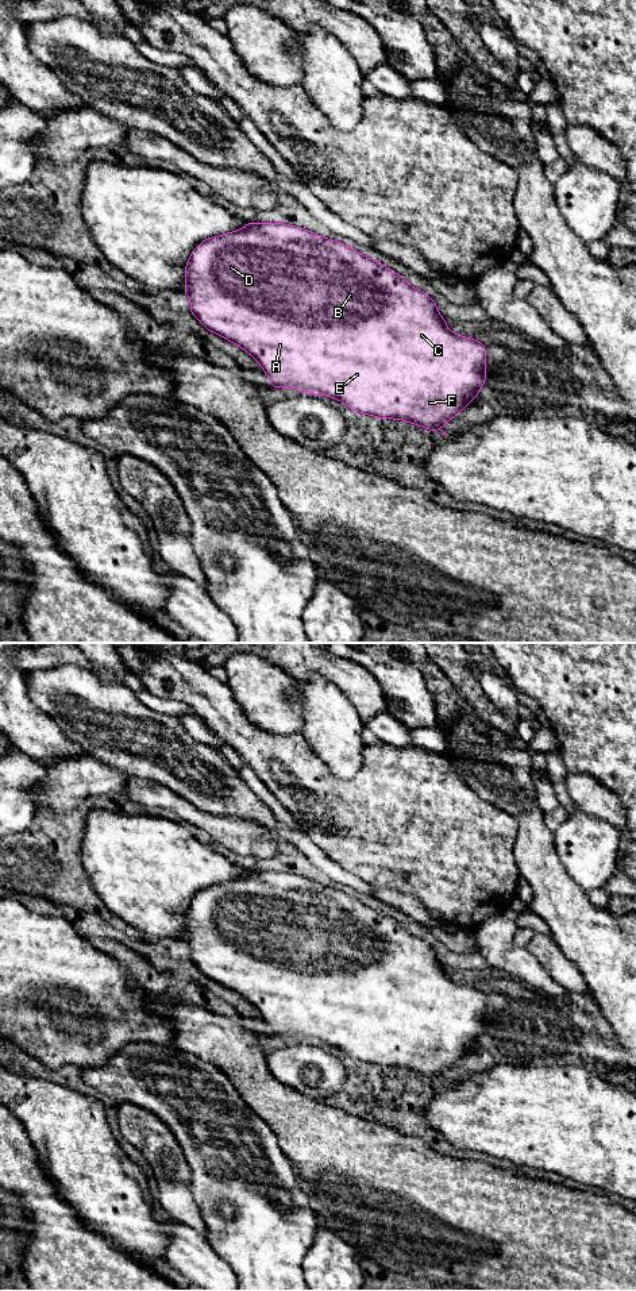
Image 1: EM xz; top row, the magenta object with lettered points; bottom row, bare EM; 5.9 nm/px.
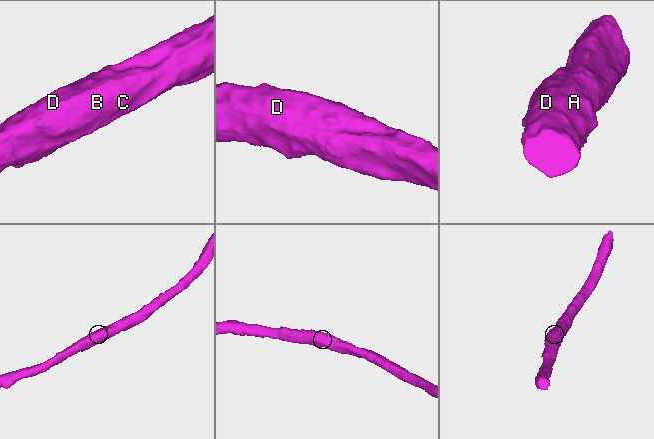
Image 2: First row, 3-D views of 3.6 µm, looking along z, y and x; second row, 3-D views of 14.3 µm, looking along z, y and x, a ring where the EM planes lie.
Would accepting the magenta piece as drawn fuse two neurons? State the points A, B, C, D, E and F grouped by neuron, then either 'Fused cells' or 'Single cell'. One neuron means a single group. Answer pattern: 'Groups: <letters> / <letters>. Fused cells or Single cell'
Groups: A B C D E F. Single cell

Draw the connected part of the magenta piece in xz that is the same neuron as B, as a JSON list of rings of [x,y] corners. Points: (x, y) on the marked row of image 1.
[[[247,223],[243,228],[235,231],[235,232],[227,232],[221,236],[213,236],[207,238],[204,242],[198,243],[198,246],[193,250],[190,254],[190,258],[185,266],[185,290],[184,293],[190,298],[190,312],[192,315],[208,330],[212,331],[224,339],[238,344],[242,347],[246,352],[248,352],[254,359],[258,361],[266,375],[270,378],[270,386],[273,388],[288,388],[288,389],[296,389],[305,394],[324,394],[331,398],[338,398],[344,405],[347,405],[350,409],[355,412],[361,412],[363,415],[371,415],[378,419],[397,419],[397,420],[405,420],[410,424],[417,424],[420,427],[424,427],[427,429],[439,431],[448,420],[454,419],[467,404],[478,397],[478,390],[483,388],[485,385],[485,377],[486,377],[486,350],[485,344],[475,339],[469,339],[465,336],[459,336],[450,331],[446,325],[446,320],[443,316],[438,312],[436,302],[433,298],[428,297],[424,292],[410,286],[400,274],[397,274],[394,270],[388,269],[379,262],[375,262],[370,258],[366,258],[361,253],[355,251],[350,246],[334,242],[331,239],[323,238],[321,235],[312,234],[311,231],[302,230],[296,226],[286,226],[280,223]]]

